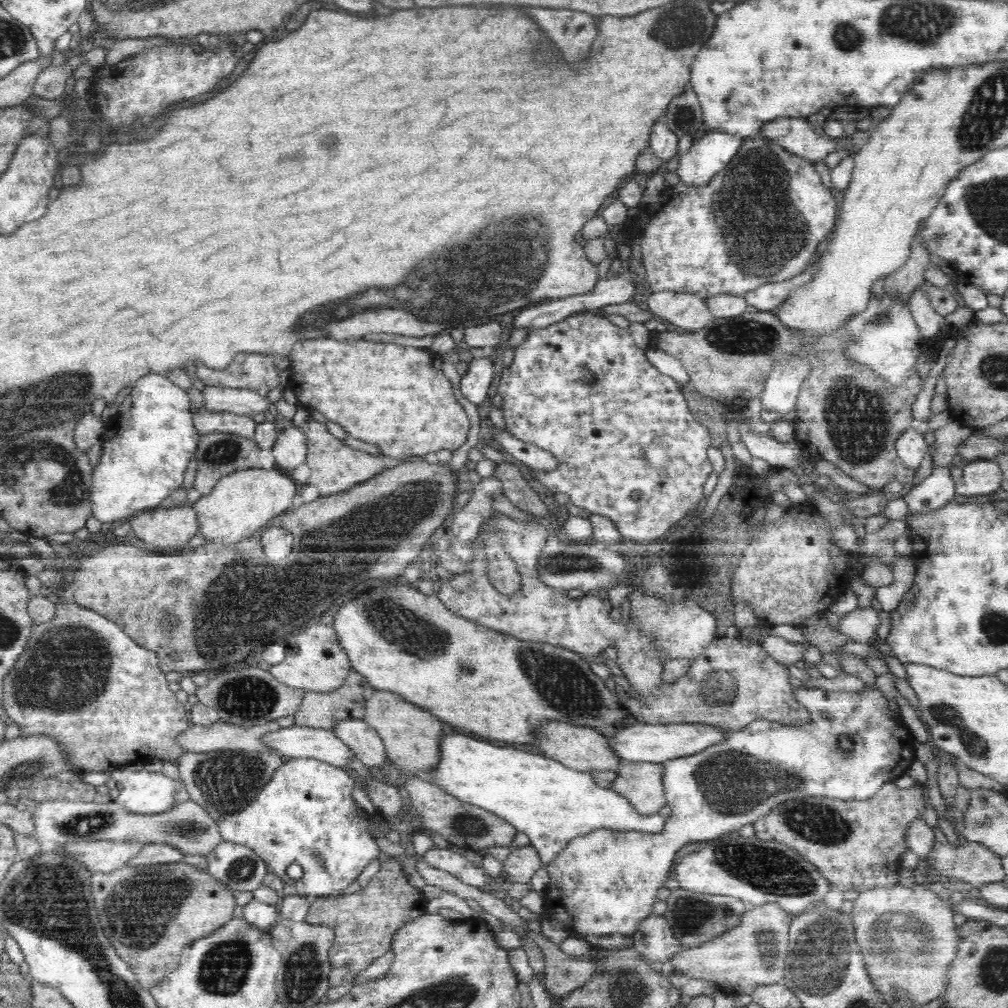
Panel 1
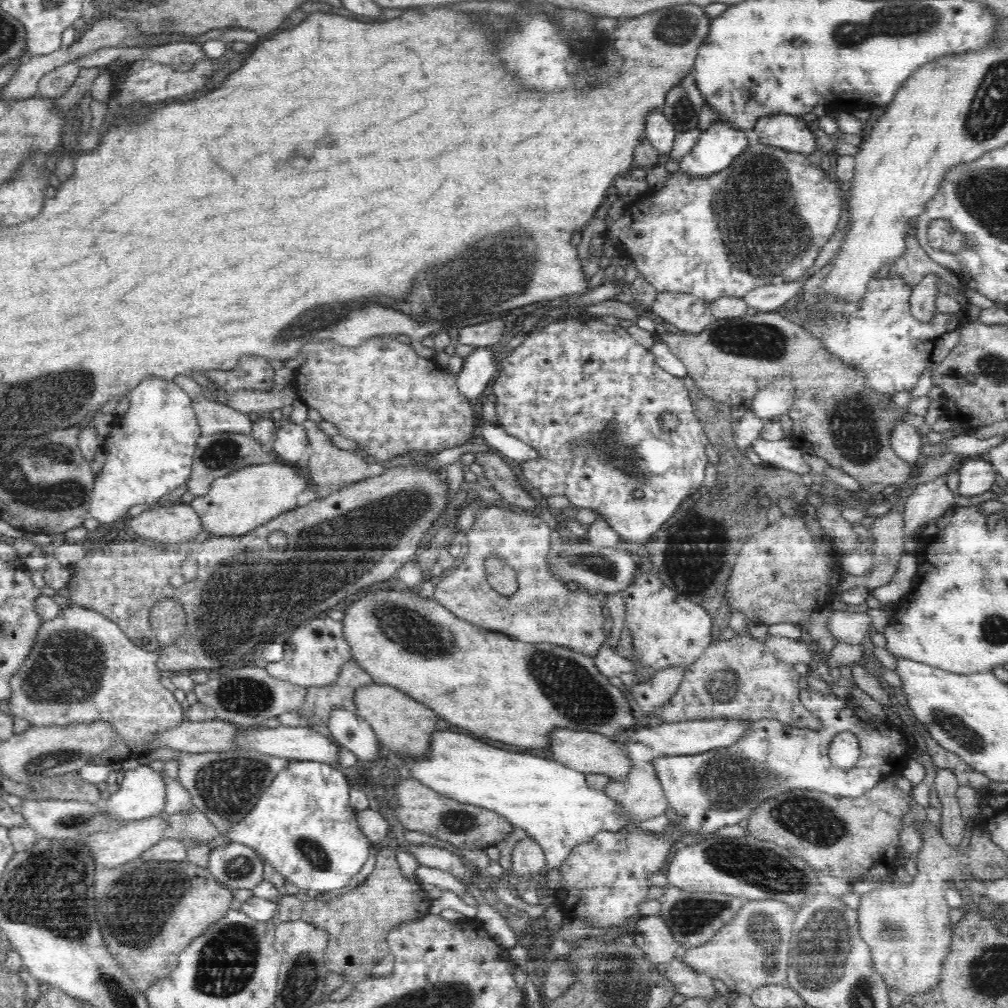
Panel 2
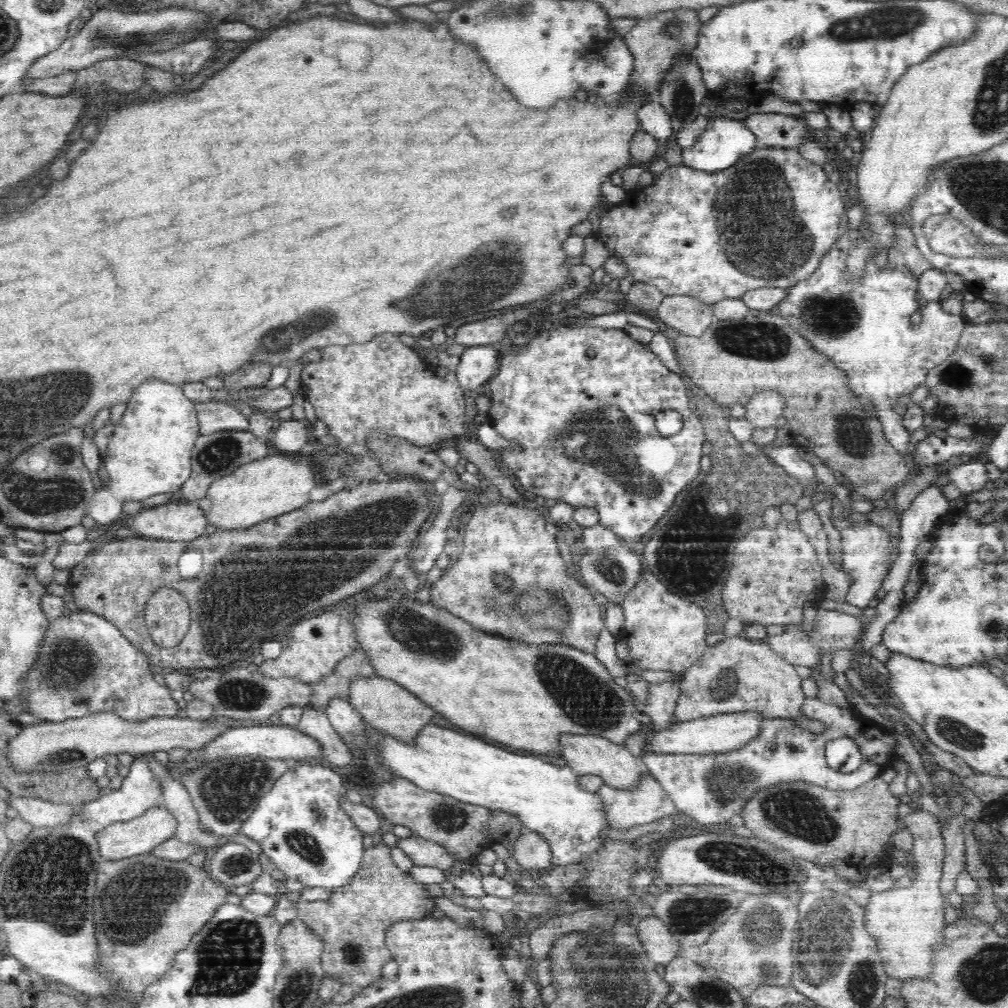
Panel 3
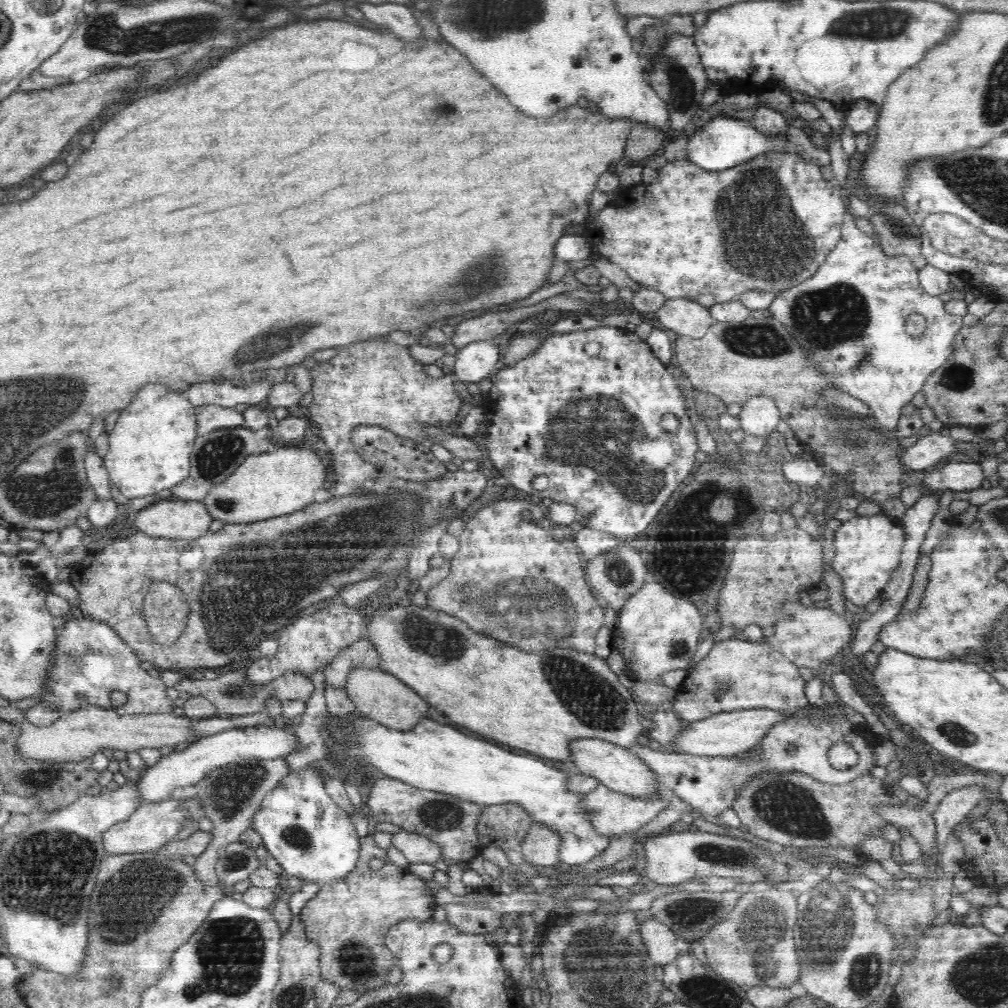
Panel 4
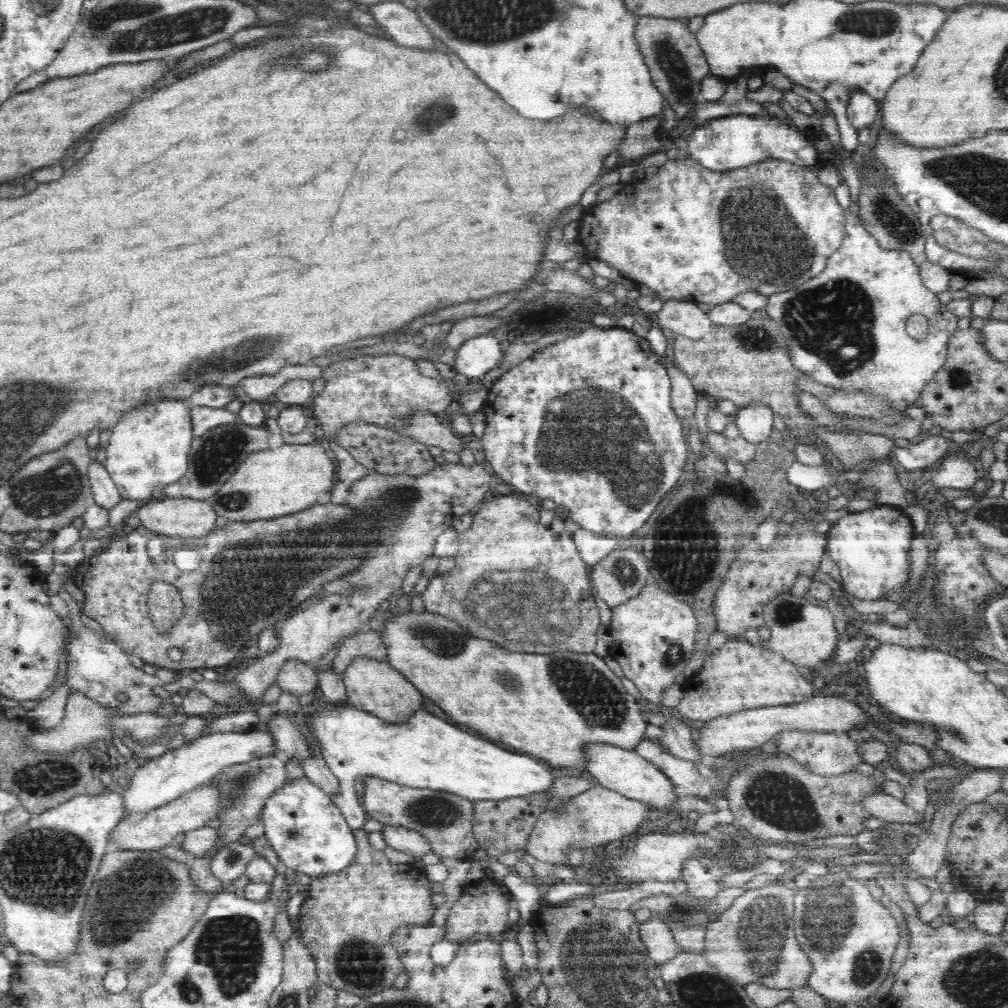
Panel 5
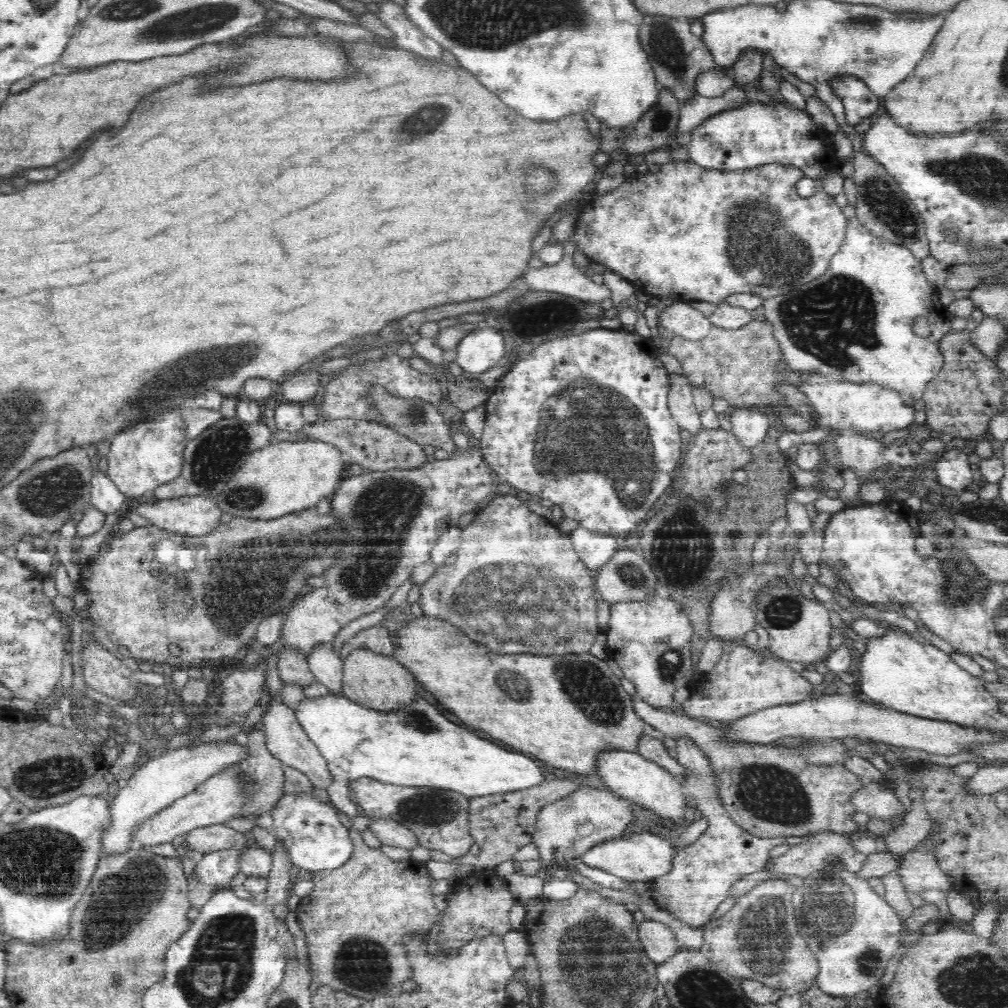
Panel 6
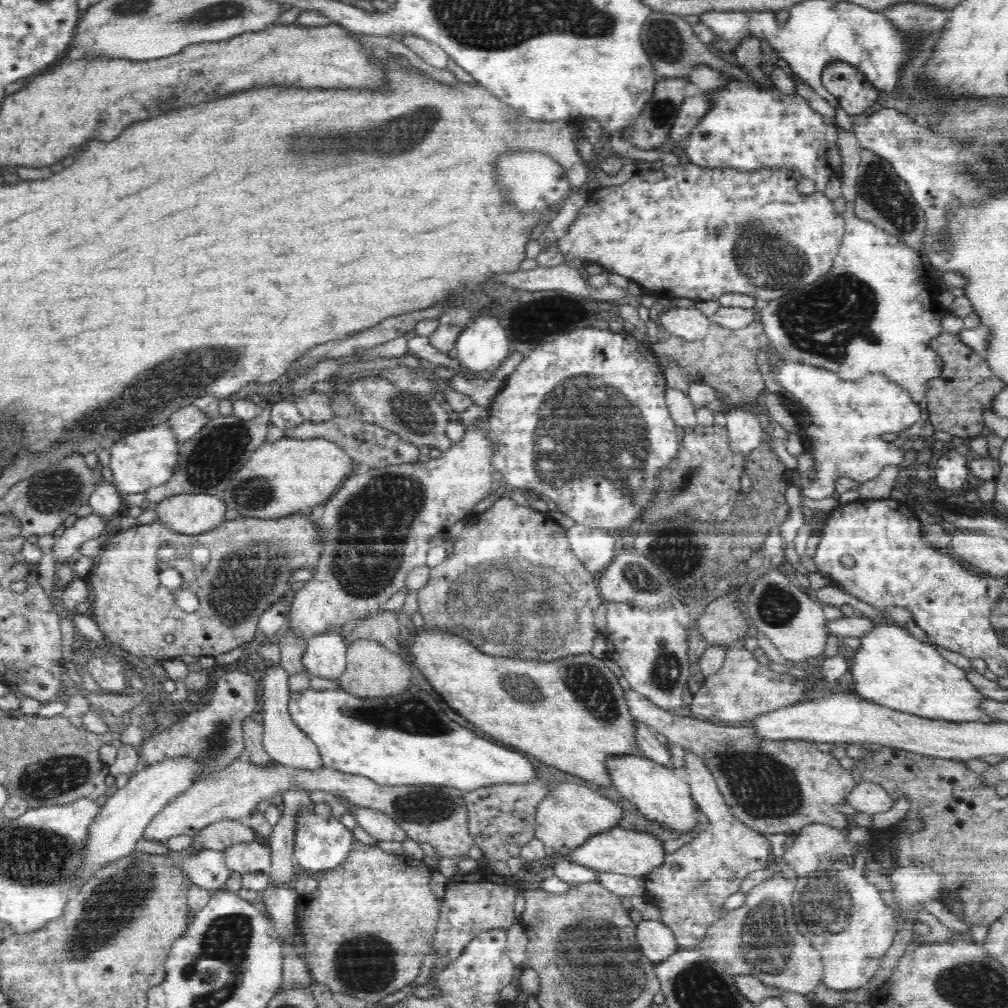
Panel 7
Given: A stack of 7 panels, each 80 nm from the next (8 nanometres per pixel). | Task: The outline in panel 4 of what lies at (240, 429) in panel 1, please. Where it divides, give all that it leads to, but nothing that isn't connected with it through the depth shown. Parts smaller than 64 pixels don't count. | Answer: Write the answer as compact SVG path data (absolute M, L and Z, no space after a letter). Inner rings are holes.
M203 405L195 408L197 420L197 436L212 432L219 428L244 426L242 414L233 408L221 408L215 405Z

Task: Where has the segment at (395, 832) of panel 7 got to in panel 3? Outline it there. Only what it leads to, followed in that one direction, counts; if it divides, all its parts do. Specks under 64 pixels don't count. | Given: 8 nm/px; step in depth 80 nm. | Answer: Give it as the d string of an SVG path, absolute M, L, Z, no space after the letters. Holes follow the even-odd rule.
M414 834L407 838L398 838L397 847L418 866L433 866L443 871L451 869L454 860L441 844Z

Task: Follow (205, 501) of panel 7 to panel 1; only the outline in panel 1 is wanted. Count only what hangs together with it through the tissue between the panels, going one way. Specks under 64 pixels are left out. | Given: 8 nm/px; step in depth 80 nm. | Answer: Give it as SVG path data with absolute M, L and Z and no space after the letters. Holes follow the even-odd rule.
M189 503L167 509L154 508L140 512L131 519L136 538L148 546L162 548L185 547L192 536L198 534L196 511Z

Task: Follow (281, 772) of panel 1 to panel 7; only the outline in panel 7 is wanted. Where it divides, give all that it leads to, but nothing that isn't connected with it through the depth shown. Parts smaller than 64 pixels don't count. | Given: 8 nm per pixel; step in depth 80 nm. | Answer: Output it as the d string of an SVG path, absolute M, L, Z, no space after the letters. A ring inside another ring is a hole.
M312 810L304 812L298 822L298 830L294 826L294 862L302 870L310 872L329 871L342 864L353 848L352 831L344 826L341 821L334 822L336 818L318 818Z

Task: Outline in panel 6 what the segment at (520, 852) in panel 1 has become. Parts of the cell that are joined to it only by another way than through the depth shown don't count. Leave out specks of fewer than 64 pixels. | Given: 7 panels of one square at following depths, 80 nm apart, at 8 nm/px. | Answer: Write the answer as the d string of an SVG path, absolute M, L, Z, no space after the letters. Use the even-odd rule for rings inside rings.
M585 786L578 787L572 794L542 807L531 837L531 842L538 850L539 858L543 864L550 864L552 860L562 864L567 859L581 857L582 853L598 843L608 842L627 833L627 828L632 826L630 802L632 800L615 793L612 795L604 789Z

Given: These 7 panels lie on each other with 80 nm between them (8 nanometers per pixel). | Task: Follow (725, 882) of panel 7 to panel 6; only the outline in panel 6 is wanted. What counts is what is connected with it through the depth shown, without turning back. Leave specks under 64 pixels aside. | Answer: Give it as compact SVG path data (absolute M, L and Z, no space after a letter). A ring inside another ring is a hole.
M688 737L676 740L677 759L688 769L690 778L684 782L685 793L696 800L695 809L700 810L707 818L707 829L692 844L685 846L674 858L673 870L662 879L652 882L652 890L668 897L670 906L665 909L676 920L692 928L702 928L710 922L716 908L727 900L727 893L738 880L746 875L764 871L766 862L771 860L770 850L782 843L790 843L784 837L777 839L763 839L748 833L738 826L726 812L721 797L716 795L714 776L710 761L706 755L690 741Z

